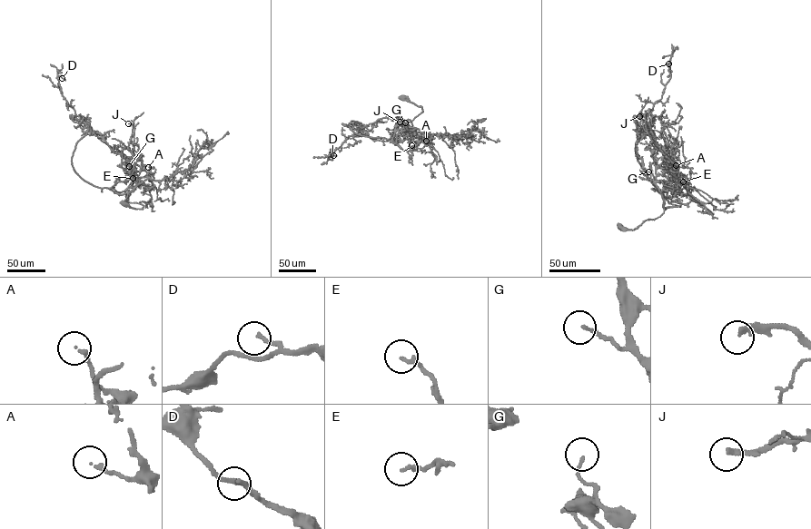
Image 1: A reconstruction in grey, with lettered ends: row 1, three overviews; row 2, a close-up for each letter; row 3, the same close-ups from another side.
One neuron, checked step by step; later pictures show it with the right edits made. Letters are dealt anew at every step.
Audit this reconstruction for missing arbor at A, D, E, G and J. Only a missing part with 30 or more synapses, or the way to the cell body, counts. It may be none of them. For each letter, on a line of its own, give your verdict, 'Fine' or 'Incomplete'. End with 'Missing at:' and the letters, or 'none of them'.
A: Fine
D: Fine
E: Fine
G: Fine
J: Incomplete
Missing at: J

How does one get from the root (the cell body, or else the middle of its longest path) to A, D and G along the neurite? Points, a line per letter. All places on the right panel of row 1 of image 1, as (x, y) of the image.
A: (619, 227), (635, 229), (645, 220), (653, 220), (664, 212), (661, 191), (676, 165)
D: (619, 227), (635, 229), (664, 212), (664, 200), (644, 173), (636, 143), (670, 77), (668, 63)
G: (619, 227), (635, 229), (645, 220), (653, 220), (664, 212), (664, 200), (648, 171)

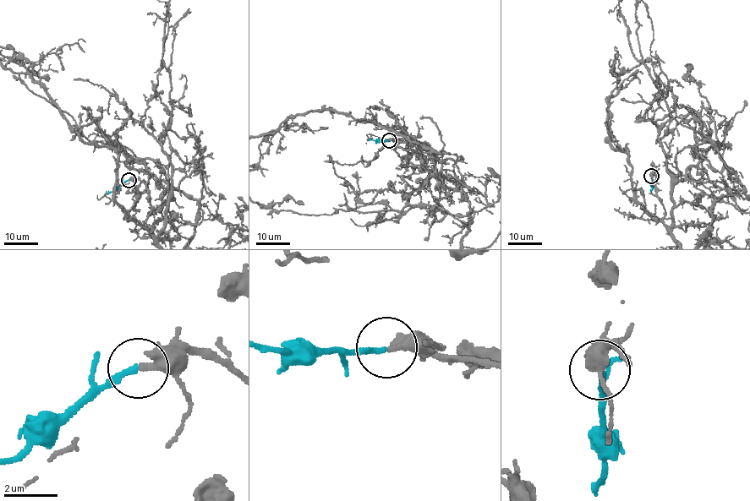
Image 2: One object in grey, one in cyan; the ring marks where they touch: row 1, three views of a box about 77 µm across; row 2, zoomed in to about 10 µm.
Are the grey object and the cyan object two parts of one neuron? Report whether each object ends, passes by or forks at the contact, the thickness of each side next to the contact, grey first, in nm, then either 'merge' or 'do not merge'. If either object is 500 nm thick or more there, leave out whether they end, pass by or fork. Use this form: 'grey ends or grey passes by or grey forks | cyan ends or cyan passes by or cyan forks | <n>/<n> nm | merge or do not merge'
grey ends | cyan ends | 340/200 nm | merge

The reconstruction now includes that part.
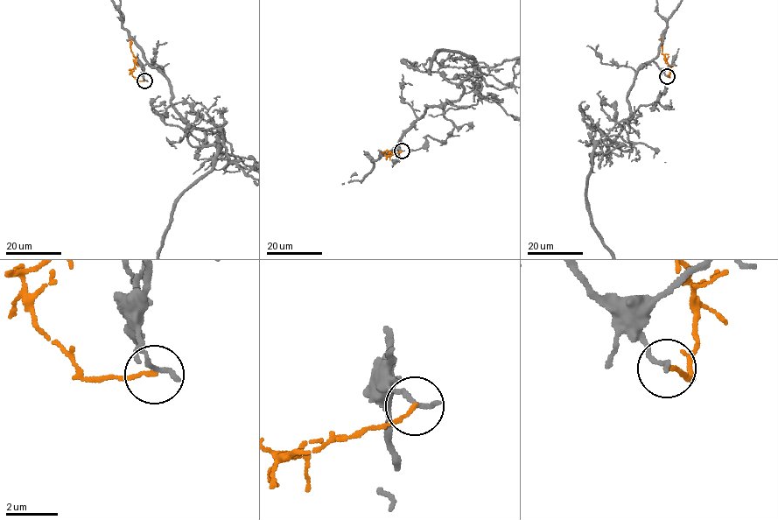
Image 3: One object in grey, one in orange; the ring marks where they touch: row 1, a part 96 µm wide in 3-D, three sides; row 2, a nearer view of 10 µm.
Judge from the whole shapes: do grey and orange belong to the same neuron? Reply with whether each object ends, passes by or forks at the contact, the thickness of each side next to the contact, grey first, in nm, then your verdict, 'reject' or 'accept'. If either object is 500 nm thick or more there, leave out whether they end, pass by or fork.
grey ends | orange ends | 220/150 nm | reject

